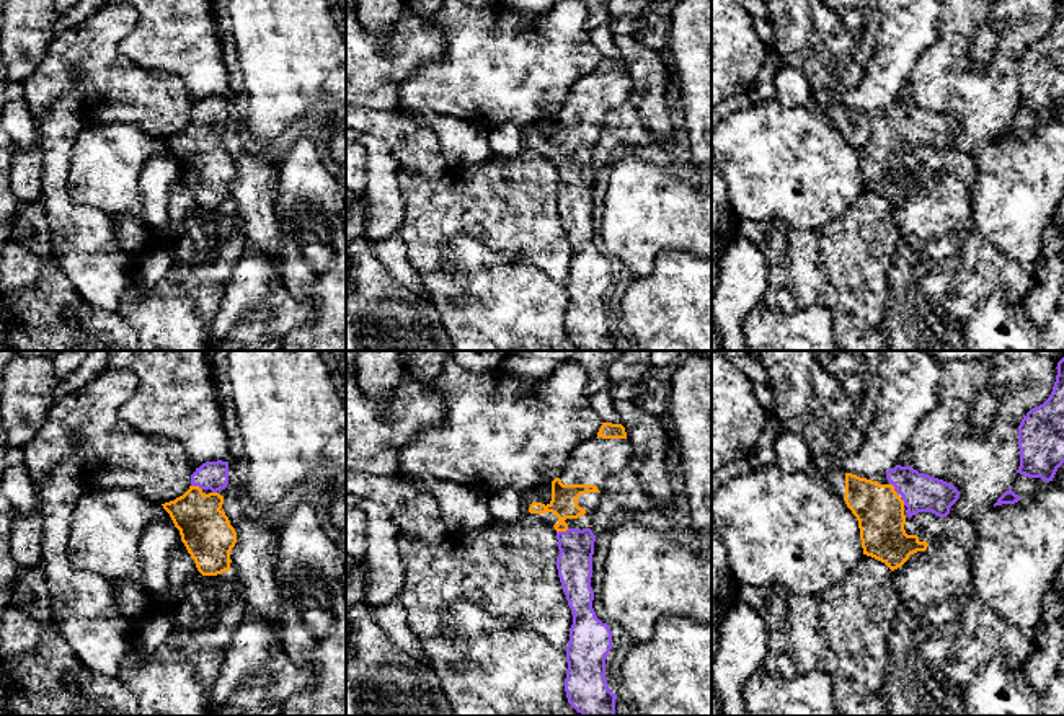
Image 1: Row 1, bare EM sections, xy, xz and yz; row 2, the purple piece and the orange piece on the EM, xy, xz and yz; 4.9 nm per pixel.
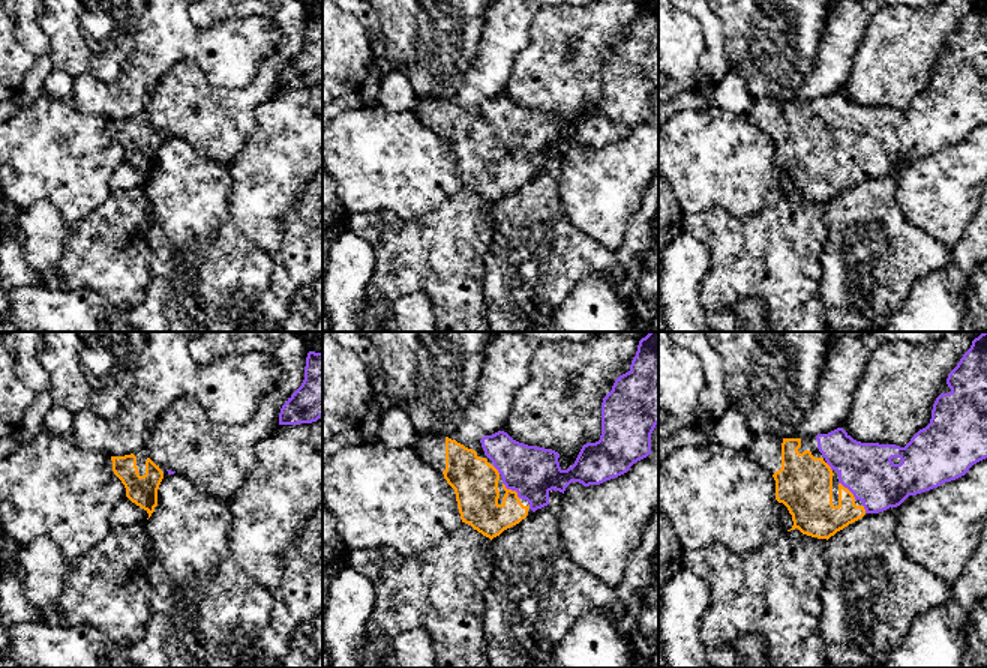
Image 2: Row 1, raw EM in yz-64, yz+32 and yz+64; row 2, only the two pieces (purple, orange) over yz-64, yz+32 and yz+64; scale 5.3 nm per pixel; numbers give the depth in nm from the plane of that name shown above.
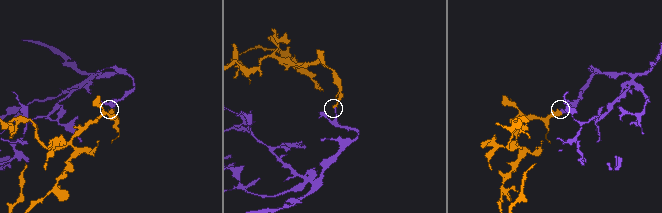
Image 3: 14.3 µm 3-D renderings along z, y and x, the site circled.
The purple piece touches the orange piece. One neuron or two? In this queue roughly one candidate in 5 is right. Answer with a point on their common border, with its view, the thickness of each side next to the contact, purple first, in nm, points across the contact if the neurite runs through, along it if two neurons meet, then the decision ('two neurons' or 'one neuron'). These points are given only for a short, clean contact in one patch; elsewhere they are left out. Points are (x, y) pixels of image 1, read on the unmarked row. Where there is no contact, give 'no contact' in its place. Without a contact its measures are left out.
contact xz (562, 167); calibres 180 and 140 nm; way xz (576, 181), (562, 167), (563, 139); one neuron

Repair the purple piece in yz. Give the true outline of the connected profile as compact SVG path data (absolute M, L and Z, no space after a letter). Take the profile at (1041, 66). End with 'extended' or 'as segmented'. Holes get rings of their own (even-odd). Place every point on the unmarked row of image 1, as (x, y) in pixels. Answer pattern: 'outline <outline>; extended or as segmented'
outline M1064 0L1049 33L1030 44L1018 60L1020 101L1017 108L1053 116L1064 98Z; as segmented

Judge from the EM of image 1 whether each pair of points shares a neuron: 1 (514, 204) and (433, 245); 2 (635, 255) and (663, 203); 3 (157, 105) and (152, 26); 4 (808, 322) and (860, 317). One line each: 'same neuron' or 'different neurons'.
1: same neuron
2: same neuron
3: different neurons
4: different neurons

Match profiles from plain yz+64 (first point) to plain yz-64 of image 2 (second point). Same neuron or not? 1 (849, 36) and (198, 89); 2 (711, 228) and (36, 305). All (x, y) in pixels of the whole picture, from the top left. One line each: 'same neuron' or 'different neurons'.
1: different neurons
2: different neurons

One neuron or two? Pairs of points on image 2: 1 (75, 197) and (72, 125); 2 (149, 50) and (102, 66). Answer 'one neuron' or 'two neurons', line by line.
1: one neuron
2: two neurons

